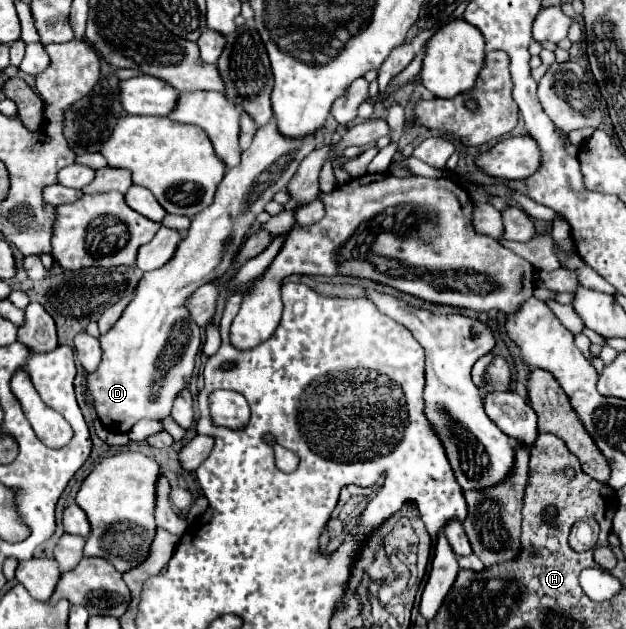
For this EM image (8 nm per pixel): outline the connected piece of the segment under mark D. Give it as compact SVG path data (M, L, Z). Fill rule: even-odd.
M274 120L268 126L260 128L256 132L250 148L242 152L240 164L234 168L228 168L228 172L224 174L222 182L218 184L214 202L208 206L208 210L202 210L202 214L194 216L186 236L180 240L178 250L174 252L174 258L170 258L170 262L158 270L144 272L144 276L138 282L136 296L126 306L120 320L104 336L100 336L100 344L102 344L102 352L104 352L102 362L96 368L96 372L92 372L86 378L86 386L88 386L90 394L94 396L96 414L100 418L100 422L110 432L128 432L142 418L164 420L166 416L170 416L174 398L190 384L192 370L194 370L194 358L196 358L200 344L202 344L200 328L192 320L192 316L186 308L186 300L190 298L190 294L194 294L194 290L198 290L200 286L204 286L208 282L218 280L220 276L224 276L232 268L234 258L244 242L244 236L248 234L248 230L256 222L256 216L260 212L264 212L264 206L274 198L276 192L286 190L298 164L314 148L316 148L316 138L304 138L304 140L284 138L278 132Z

